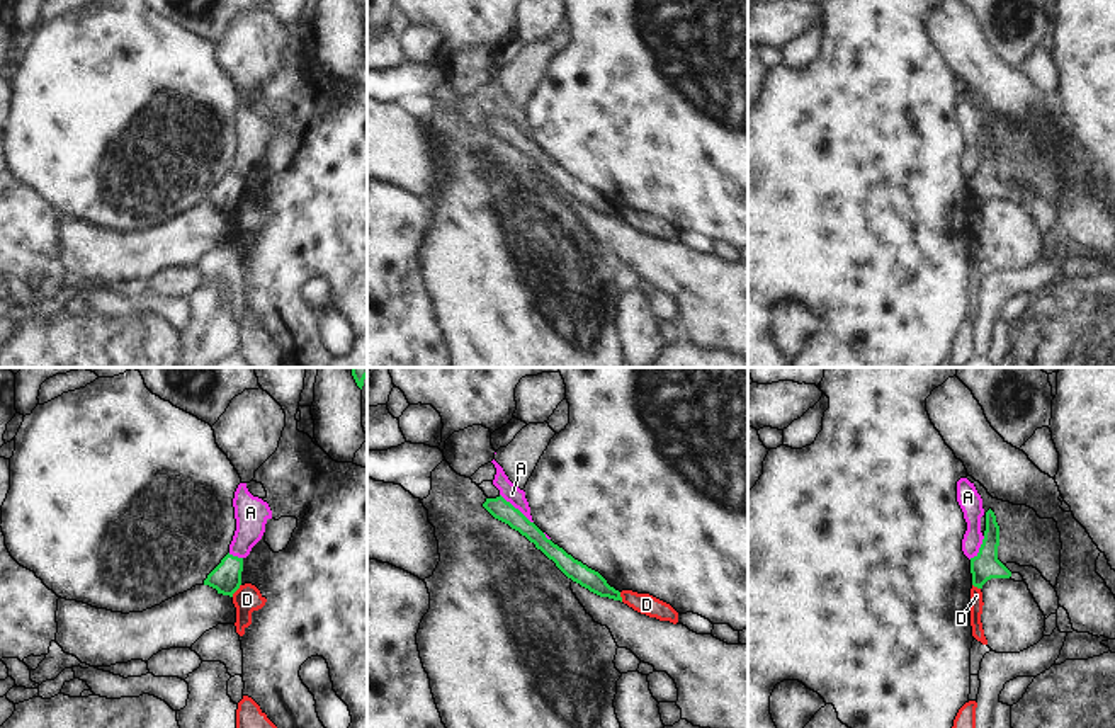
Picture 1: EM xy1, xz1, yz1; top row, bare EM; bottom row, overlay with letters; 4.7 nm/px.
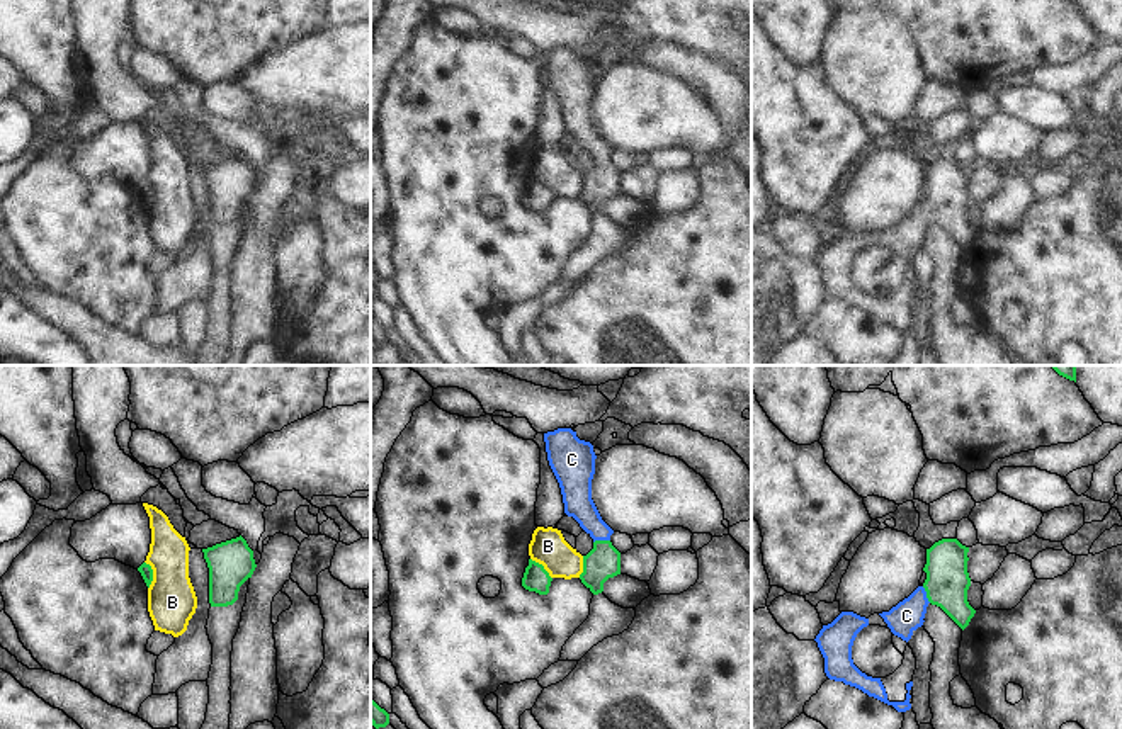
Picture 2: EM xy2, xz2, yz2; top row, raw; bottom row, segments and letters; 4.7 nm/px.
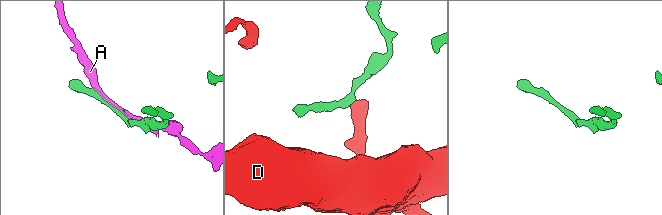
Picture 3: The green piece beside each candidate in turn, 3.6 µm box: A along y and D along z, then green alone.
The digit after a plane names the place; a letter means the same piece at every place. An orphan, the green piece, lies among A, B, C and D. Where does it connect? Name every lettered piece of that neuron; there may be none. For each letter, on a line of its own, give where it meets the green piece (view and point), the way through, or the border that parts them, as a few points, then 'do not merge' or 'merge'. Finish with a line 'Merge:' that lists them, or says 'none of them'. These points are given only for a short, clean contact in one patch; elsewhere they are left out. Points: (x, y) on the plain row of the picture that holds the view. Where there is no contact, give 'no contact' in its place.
A: meets green in xz1 at (517, 128); do not merge
B: meets green in xy2 at (152, 194); border along xy2 (145, 180), (152, 189), (148, 208); do not merge
C: meets green in xz2 at (600, 160); runs through xz2 (604, 180), (600, 160), (577, 114); merge
D: meets green in xy1 at (237, 208); border along xy1 (240, 203), (232, 215); do not merge
Merge: C

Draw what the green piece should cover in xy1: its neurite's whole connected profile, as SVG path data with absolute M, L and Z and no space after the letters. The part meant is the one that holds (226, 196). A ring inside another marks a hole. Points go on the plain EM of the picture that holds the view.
M226 173L221 182L207 194L204 204L218 209L218 213L229 214L240 208L243 191L243 177Z

